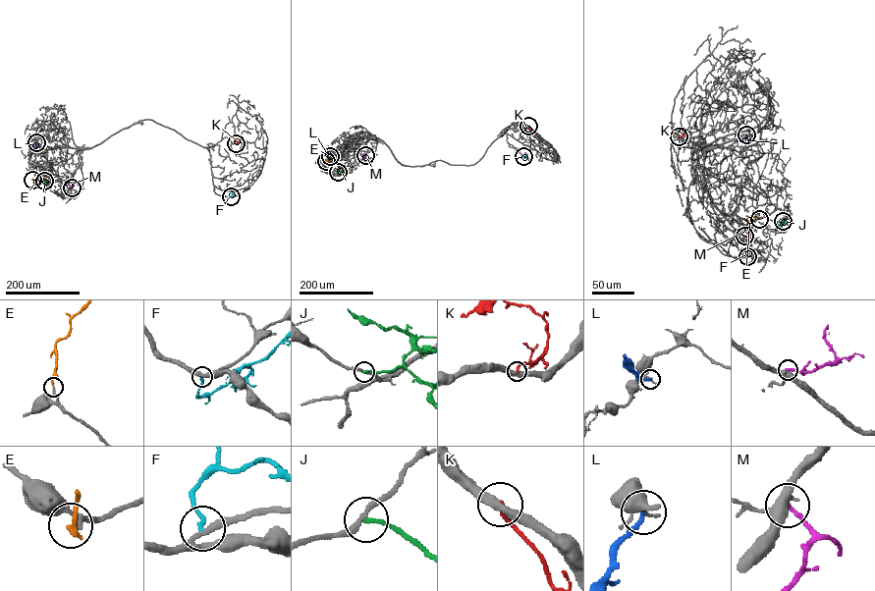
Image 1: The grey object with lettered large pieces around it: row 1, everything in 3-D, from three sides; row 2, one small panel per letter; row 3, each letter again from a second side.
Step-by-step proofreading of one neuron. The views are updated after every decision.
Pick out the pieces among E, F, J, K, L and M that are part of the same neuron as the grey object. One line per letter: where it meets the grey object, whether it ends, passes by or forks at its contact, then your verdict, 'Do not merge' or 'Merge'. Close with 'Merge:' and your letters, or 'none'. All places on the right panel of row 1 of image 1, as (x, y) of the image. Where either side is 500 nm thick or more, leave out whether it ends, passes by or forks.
E: Touches grey at (759, 219). It ends there. Merge
F: Touches grey at (747, 256). It ends there. Do not merge
J: Touches grey at (783, 221). It ends there. Do not merge
K: Touches grey at (679, 136). It ends there. Do not merge
L: Touches grey at (746, 134). It ends there. Do not merge
M: Touches grey at (744, 236). It ends there. Do not merge
Merge: E

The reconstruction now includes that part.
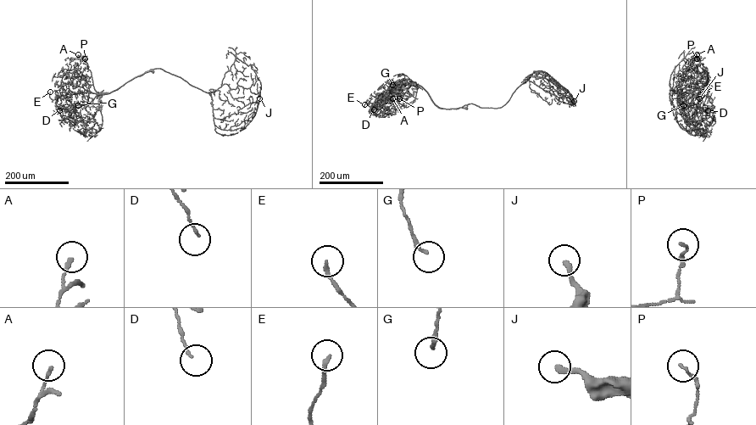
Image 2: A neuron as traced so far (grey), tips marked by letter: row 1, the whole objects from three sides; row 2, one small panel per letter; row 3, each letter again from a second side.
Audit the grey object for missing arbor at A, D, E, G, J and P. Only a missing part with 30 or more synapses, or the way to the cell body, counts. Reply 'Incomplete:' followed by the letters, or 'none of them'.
Incomplete: none of them

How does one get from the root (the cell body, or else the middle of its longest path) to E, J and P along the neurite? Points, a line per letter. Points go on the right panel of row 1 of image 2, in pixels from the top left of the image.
E: (706, 70), (707, 81), (702, 86), (680, 93), (705, 95), (698, 100), (703, 97), (703, 92)
J: (706, 70), (702, 69), (706, 72), (703, 84), (680, 95), (675, 115), (682, 129), (699, 127), (699, 98)
P: (706, 70), (707, 81), (702, 86), (680, 93), (683, 73), (697, 58)

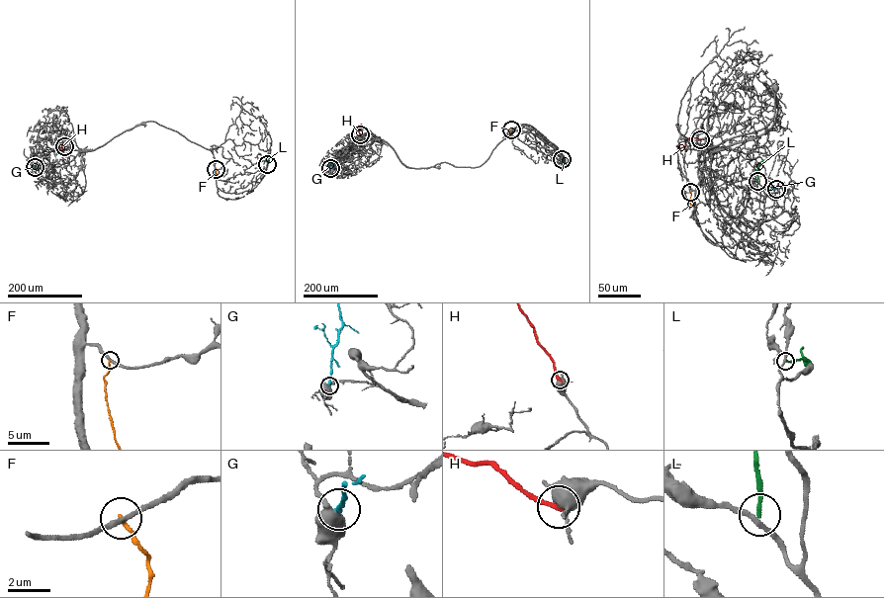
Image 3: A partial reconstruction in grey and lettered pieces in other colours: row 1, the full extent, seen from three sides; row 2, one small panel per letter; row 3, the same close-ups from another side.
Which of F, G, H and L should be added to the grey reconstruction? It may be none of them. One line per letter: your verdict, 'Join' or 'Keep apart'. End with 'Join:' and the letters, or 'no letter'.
F: Keep apart
G: Keep apart
H: Keep apart
L: Keep apart
Join: no letter

